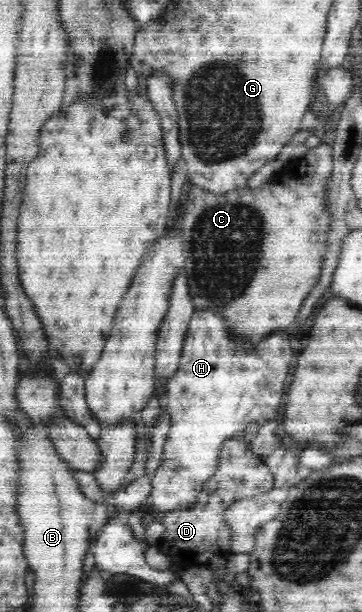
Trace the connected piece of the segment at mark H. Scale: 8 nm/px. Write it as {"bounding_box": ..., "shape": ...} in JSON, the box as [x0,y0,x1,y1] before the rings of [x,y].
{"bounding_box":[152,311,296,514],"shape":[[[195,311],[191,317],[189,330],[183,343],[179,368],[166,383],[165,397],[167,409],[172,421],[172,428],[162,453],[162,462],[156,471],[152,483],[152,509],[165,514],[175,509],[182,509],[196,503],[197,493],[204,489],[204,483],[216,473],[220,447],[228,439],[240,435],[254,422],[279,421],[284,385],[288,371],[294,363],[296,352],[290,346],[289,331],[280,330],[270,334],[257,345],[238,346],[231,341],[231,334],[226,331],[226,322],[218,311]]]}

